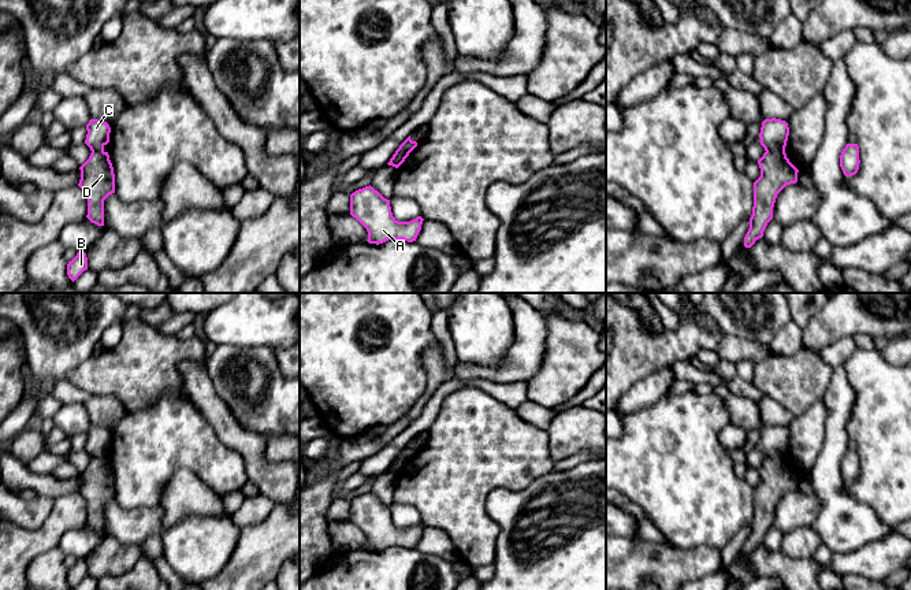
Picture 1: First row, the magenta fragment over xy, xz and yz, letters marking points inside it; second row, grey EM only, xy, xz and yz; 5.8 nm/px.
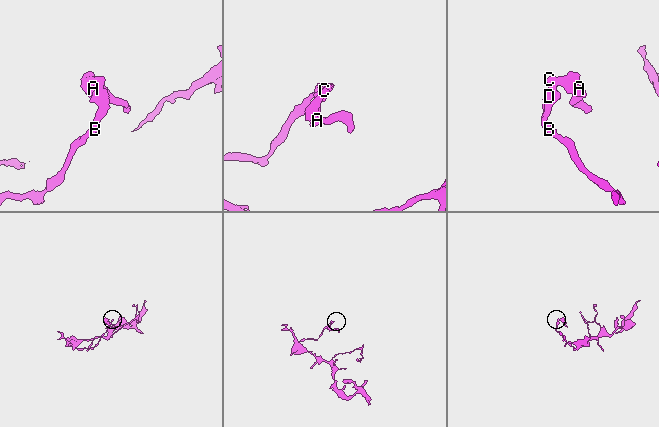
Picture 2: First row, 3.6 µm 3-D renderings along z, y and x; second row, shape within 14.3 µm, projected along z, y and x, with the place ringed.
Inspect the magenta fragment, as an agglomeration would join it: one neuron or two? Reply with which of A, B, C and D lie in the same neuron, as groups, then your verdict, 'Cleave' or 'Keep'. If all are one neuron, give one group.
Groups: A C / B D. Cleave

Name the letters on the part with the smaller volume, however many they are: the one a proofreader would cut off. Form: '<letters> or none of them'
A, C

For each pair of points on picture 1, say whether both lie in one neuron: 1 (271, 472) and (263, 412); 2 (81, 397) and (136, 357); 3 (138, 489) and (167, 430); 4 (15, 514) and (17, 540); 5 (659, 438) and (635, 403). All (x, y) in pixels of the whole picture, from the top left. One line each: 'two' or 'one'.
1: two
2: two
3: one
4: two
5: two

